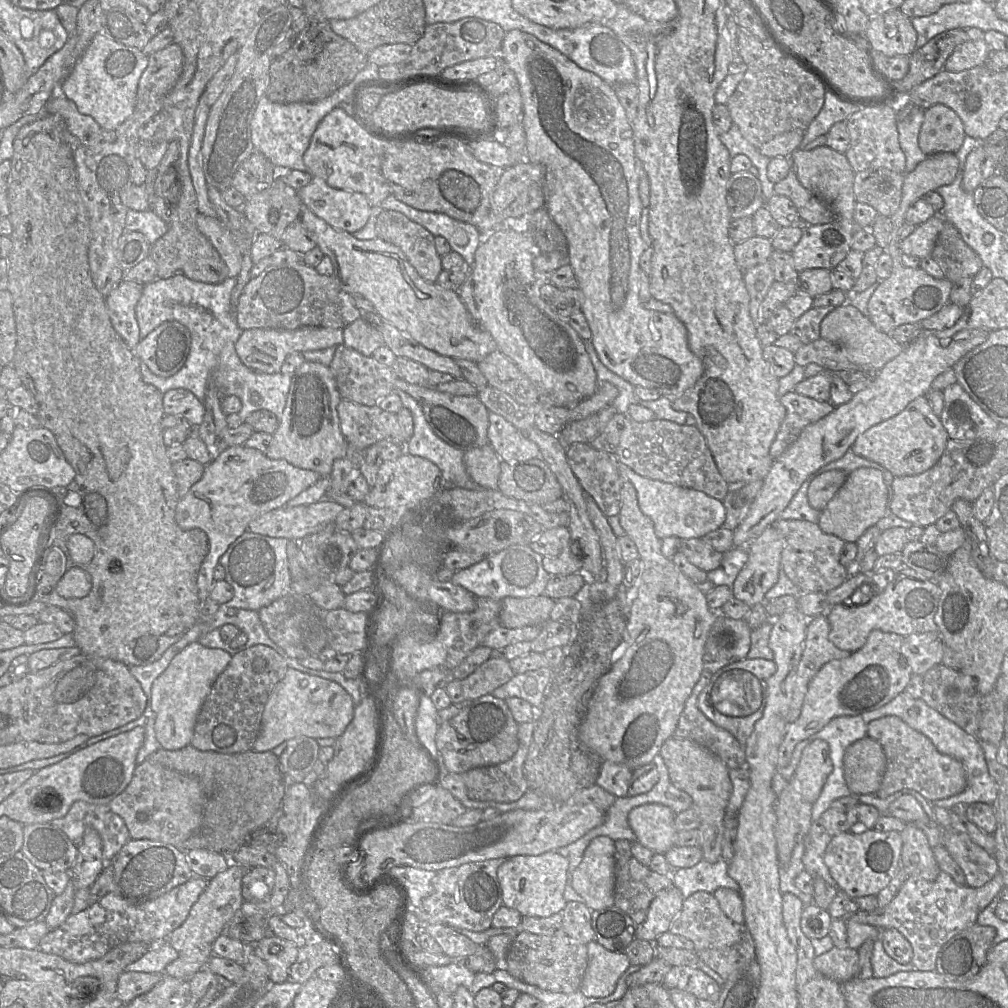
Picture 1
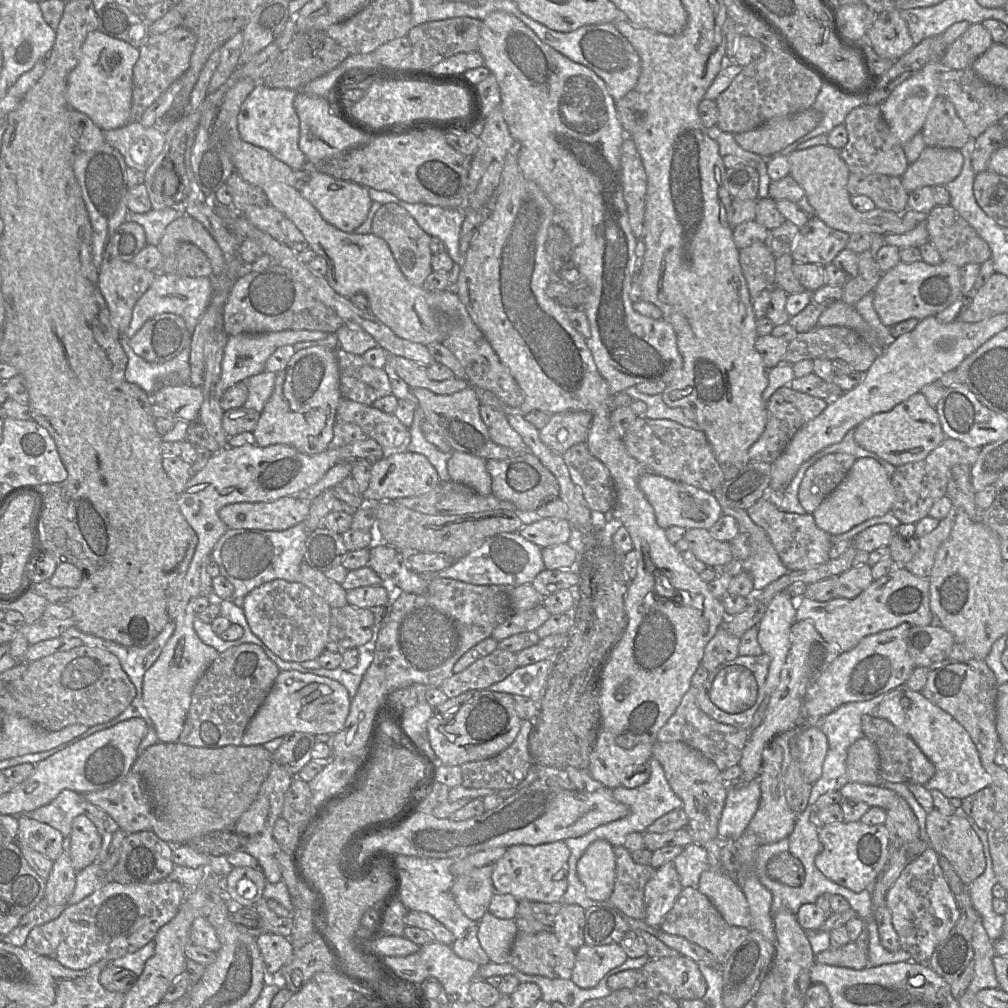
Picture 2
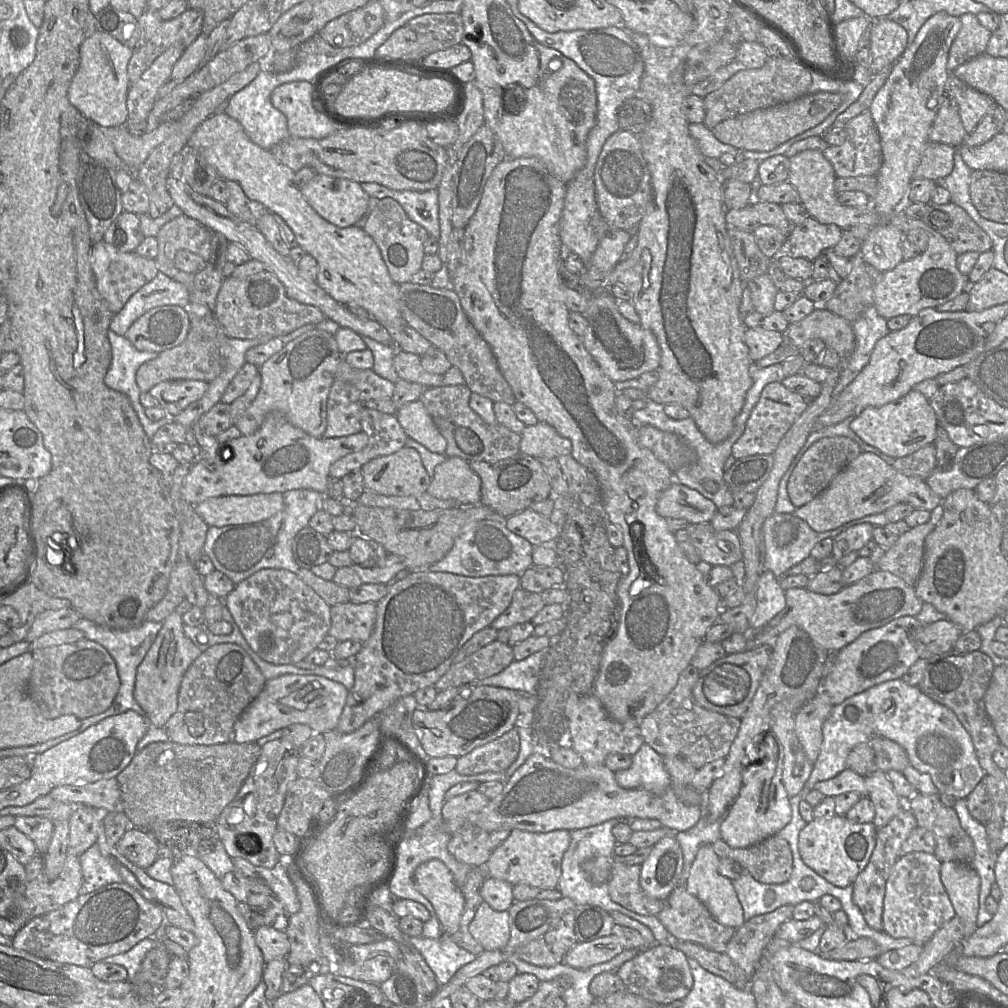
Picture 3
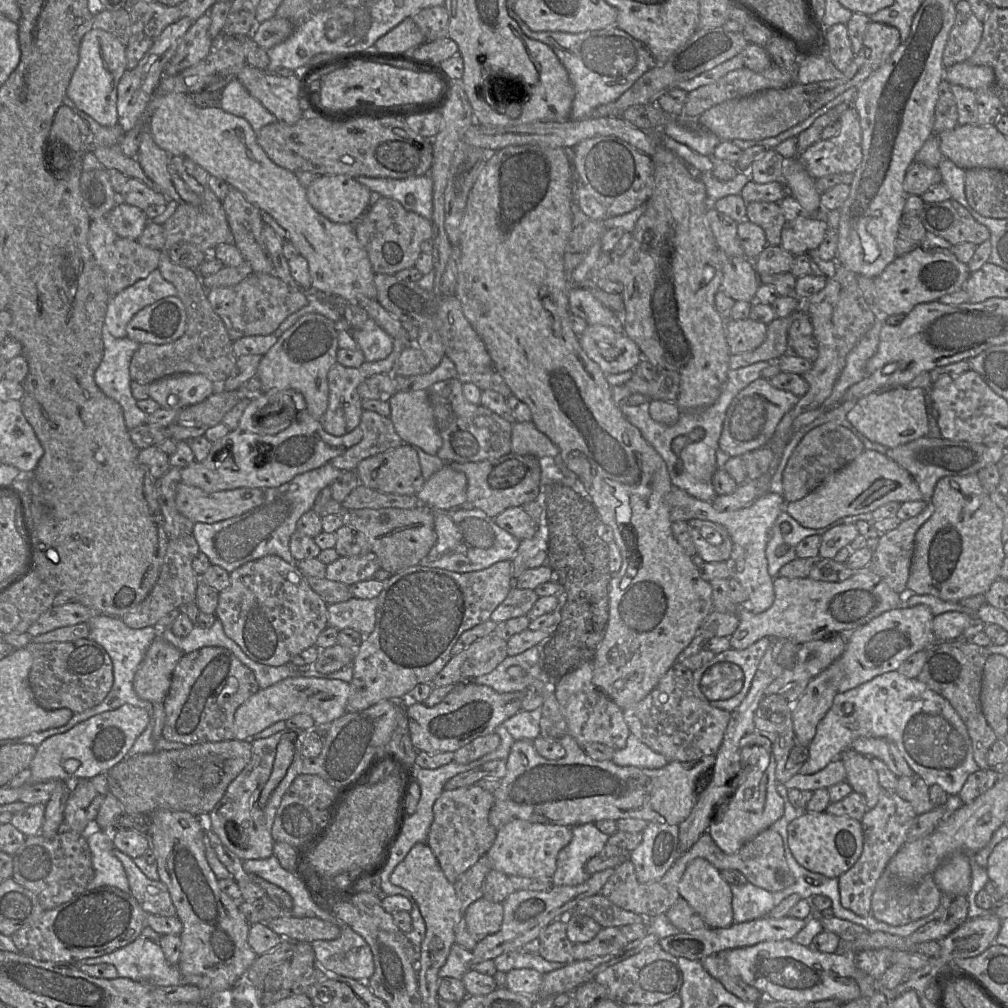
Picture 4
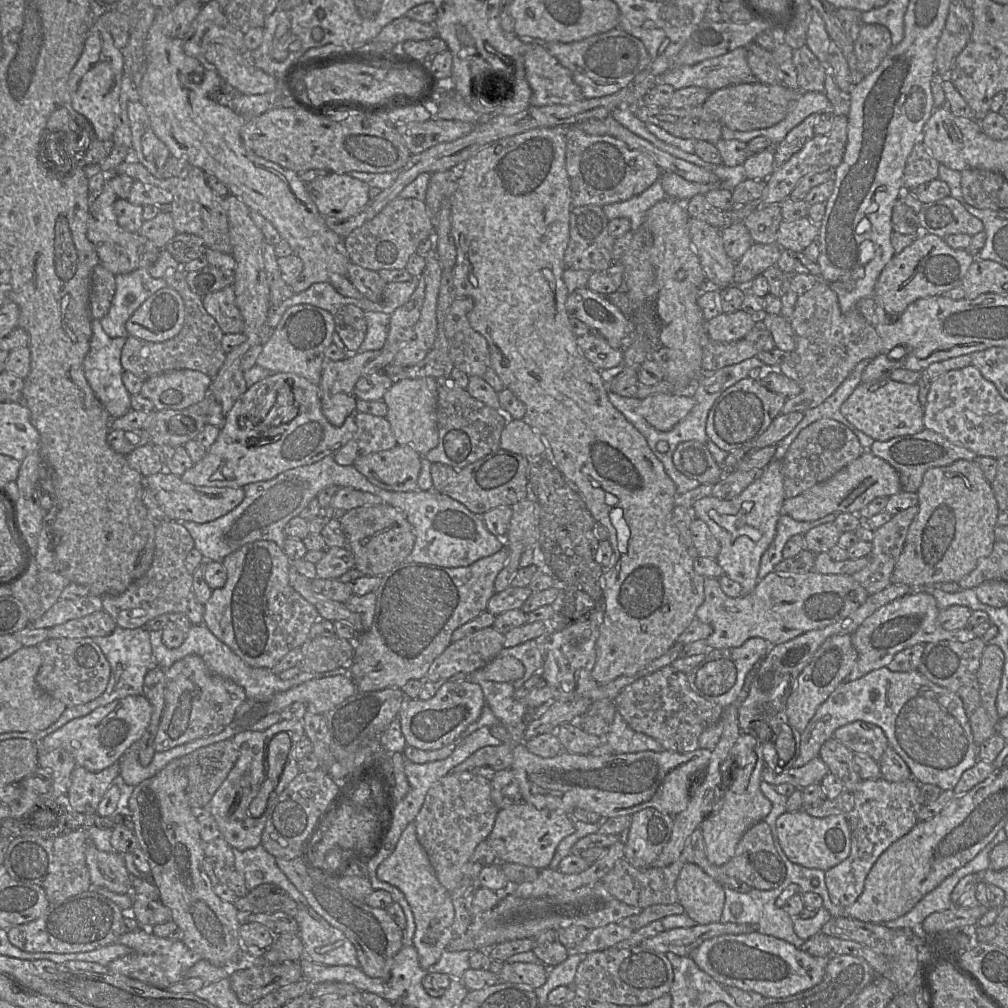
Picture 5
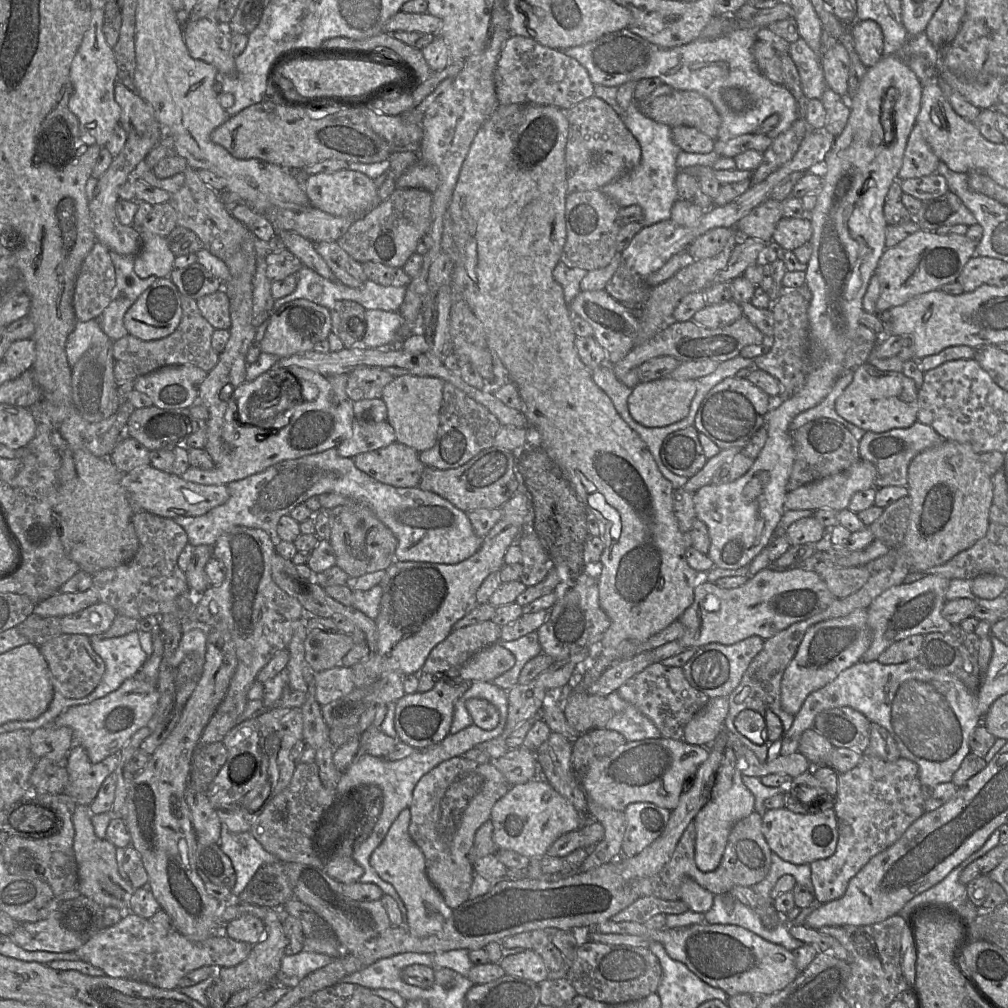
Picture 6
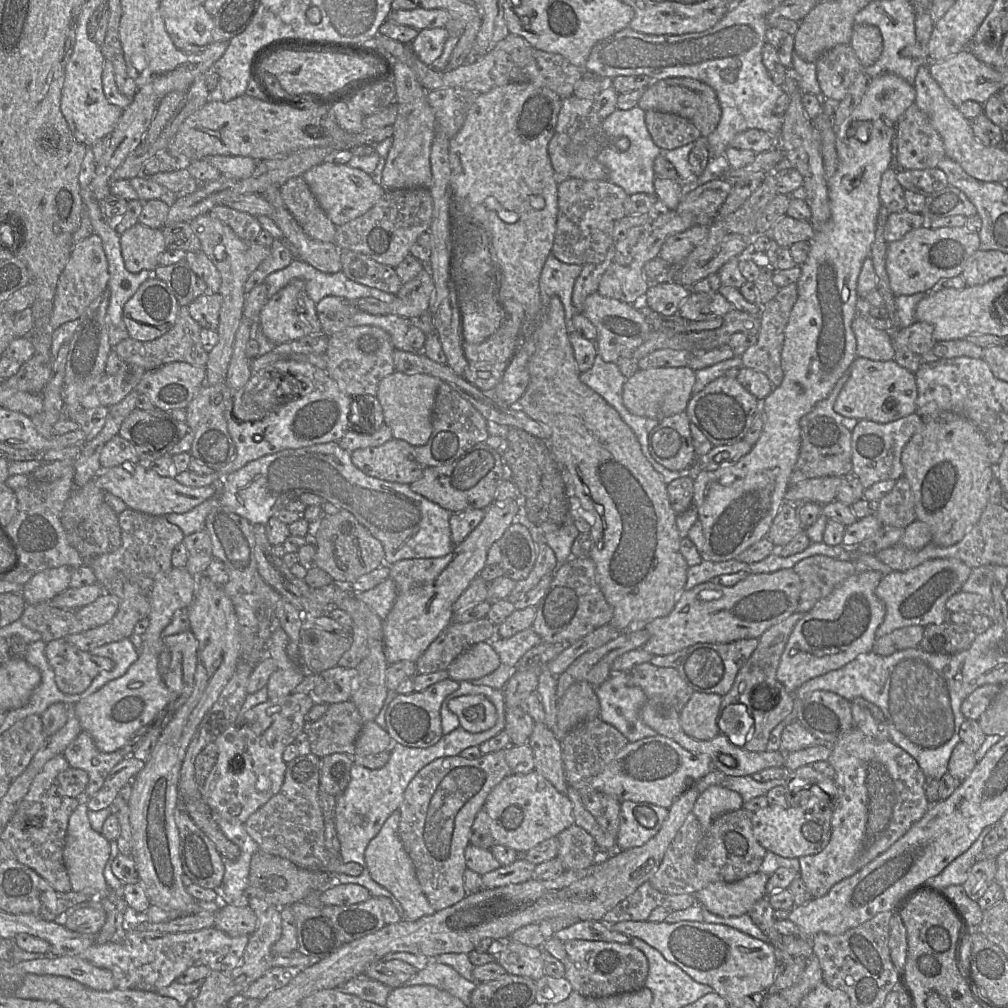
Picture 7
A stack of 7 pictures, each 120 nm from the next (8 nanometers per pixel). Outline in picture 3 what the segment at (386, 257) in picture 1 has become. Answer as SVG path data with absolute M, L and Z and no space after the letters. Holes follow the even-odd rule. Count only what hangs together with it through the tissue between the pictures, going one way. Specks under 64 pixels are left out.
M215 112L196 128L187 146L198 151L215 169L219 178L237 182L250 200L261 203L266 211L277 214L285 221L294 233L298 246L316 260L318 271L315 281L330 297L343 305L361 306L383 327L407 324L398 309L399 285L390 278L374 240L356 225L339 228L319 216L304 199L301 190L294 185L295 172L278 162L269 150L254 144L237 120L224 112Z

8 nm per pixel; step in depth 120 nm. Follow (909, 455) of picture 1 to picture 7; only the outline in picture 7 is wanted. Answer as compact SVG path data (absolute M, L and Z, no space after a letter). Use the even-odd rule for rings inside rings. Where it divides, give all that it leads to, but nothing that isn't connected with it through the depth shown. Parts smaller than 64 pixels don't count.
M857 357L851 364L849 379L840 391L833 409L847 418L885 424L916 413L917 399L918 389L912 372L894 360L874 361Z

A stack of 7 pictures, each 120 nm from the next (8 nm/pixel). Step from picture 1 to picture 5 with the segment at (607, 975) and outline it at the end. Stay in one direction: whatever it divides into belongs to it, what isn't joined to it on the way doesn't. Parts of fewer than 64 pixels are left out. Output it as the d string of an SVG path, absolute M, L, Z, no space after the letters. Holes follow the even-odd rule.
M617 923L591 929L586 938L571 952L585 955L591 952L615 947L619 942L631 937L634 931Z

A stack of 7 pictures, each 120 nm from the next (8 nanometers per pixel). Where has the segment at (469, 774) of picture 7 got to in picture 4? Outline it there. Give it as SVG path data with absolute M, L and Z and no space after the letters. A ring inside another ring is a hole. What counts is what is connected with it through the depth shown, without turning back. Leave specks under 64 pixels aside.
M477 784L454 790L443 790L433 805L433 822L427 844L436 856L446 878L454 884L460 875L472 867L493 845L497 829L489 822L494 804L493 793Z

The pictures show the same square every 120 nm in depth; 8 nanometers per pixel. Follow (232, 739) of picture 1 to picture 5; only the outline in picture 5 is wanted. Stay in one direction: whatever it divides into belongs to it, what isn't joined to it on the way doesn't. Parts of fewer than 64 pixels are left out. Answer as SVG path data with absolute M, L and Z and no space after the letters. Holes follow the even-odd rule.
M199 655L183 657L166 670L165 706L154 740L155 750L167 751L220 732L235 720L237 709L246 699L242 686L212 674Z

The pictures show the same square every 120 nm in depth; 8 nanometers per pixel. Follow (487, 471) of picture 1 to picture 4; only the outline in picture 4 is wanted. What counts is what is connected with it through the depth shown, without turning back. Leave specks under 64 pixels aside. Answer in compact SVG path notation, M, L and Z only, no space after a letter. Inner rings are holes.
M445 464L416 496L430 509L451 510L467 505L466 491L466 475Z

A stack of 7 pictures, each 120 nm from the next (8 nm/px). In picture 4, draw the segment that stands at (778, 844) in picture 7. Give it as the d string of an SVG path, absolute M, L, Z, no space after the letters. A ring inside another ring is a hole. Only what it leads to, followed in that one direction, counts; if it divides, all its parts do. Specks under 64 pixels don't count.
M803 811L787 827L788 845L794 858L811 872L838 879L856 863L861 855L863 832L860 821L826 812Z

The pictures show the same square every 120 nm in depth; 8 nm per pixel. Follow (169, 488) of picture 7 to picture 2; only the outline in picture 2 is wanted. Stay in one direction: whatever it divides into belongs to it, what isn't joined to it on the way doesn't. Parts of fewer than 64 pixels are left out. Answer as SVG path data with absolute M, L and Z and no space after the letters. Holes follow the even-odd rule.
M282 497L273 502L240 502L223 506L219 518L229 529L287 530L308 517L311 501Z

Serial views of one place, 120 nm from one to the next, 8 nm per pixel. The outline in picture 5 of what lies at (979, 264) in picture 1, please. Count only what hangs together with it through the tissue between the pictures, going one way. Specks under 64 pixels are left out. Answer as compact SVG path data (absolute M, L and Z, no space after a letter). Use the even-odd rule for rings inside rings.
M952 196L923 204L917 214L920 231L936 235L942 239L952 234L974 236L984 230L981 220L971 215Z

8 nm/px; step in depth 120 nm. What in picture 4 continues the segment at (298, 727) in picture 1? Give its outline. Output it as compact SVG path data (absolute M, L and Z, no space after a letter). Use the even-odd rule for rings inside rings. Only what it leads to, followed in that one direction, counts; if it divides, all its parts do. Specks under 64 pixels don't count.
M290 677L267 688L259 689L238 707L234 716L234 736L247 740L278 721L297 714L309 715L317 727L326 727L347 711L350 683L337 679Z

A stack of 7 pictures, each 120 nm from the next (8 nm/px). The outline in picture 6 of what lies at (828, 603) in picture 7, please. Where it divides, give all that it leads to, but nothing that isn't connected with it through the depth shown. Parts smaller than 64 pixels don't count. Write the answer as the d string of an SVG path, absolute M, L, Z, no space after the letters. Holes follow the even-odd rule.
M857 609L846 616L825 620L808 628L781 680L781 706L784 711L795 716L809 694L861 661L872 641L867 617L867 609Z

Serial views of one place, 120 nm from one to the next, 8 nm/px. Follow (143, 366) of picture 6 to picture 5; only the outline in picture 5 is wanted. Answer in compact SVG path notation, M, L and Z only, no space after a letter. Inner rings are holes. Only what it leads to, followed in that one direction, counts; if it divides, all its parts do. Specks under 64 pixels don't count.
M179 268L165 277L167 286L177 291L184 302L185 320L181 331L164 342L149 342L129 335L126 337L121 352L121 365L125 371L143 381L158 374L182 369L200 371L213 378L225 361L226 353L221 346L224 334L203 307L202 298L191 291L185 279L186 273Z

